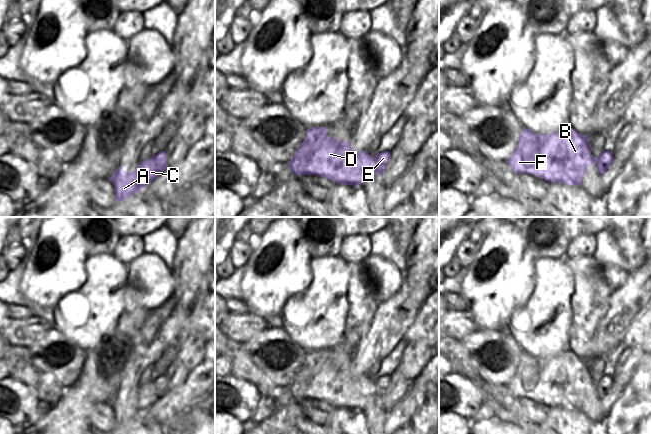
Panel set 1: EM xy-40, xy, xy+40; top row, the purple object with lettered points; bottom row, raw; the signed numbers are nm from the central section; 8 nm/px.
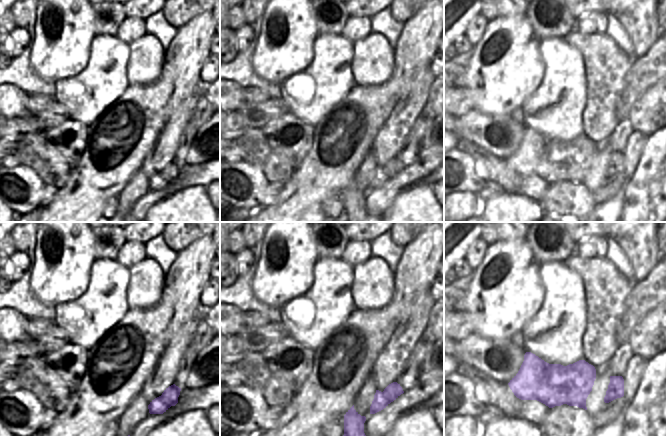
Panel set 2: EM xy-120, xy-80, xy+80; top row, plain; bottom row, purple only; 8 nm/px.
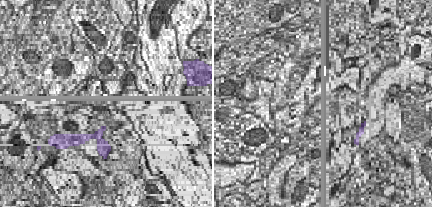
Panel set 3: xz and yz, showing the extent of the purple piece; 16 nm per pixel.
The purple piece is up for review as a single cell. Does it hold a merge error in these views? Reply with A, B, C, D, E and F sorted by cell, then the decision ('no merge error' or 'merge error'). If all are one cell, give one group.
A B D F / C E; merge error

